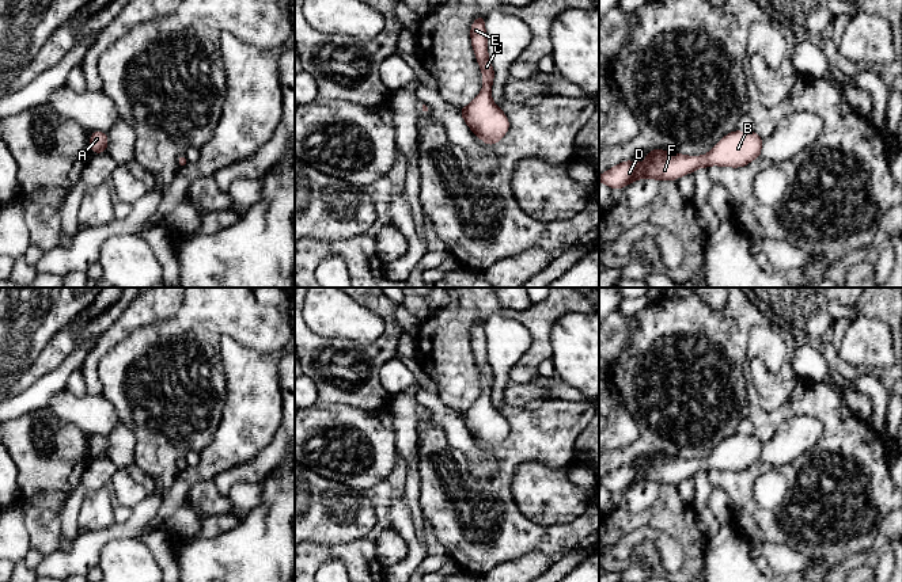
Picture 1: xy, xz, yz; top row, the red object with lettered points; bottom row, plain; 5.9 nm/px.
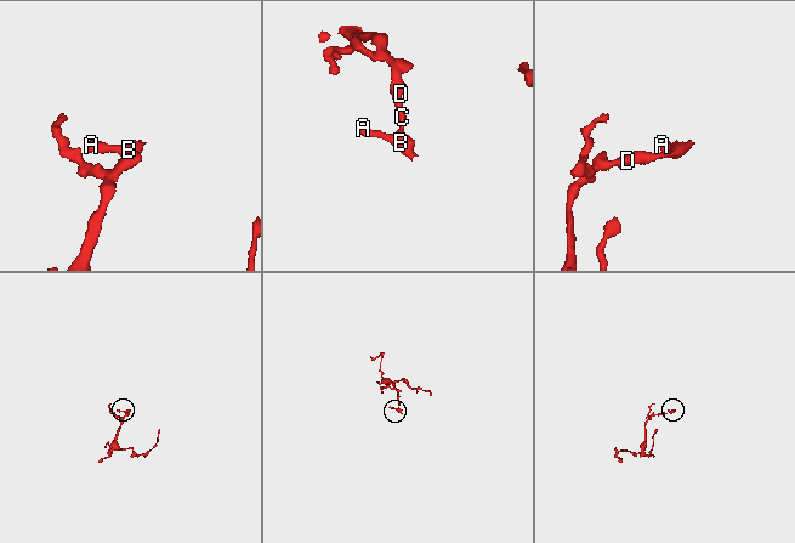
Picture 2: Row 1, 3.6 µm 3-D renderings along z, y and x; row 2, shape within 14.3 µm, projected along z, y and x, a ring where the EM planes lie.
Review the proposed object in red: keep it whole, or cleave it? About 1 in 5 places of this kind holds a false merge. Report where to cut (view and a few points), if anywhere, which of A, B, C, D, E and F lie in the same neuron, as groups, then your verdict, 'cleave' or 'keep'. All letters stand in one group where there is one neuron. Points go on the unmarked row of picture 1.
no cut; A B C D E F; keep

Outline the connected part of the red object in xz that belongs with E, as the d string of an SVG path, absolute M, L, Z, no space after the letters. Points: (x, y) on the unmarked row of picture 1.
M480 319L470 331L471 350L482 376L482 395L470 408L459 412L459 418L475 441L485 449L499 448L509 434L509 423L492 402L494 373L488 360L488 338L485 335L485 320Z

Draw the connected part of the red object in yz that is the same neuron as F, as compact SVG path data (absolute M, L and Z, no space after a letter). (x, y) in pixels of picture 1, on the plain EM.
M734 434L725 438L706 459L686 460L663 453L649 453L647 463L637 468L622 465L599 479L599 486L613 494L621 494L637 483L676 484L693 478L697 472L746 471L754 463L761 463L763 444L754 435Z

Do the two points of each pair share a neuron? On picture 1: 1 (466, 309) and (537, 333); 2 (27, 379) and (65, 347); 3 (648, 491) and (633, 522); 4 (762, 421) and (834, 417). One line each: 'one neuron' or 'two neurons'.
1: one neuron
2: one neuron
3: two neurons
4: one neuron

